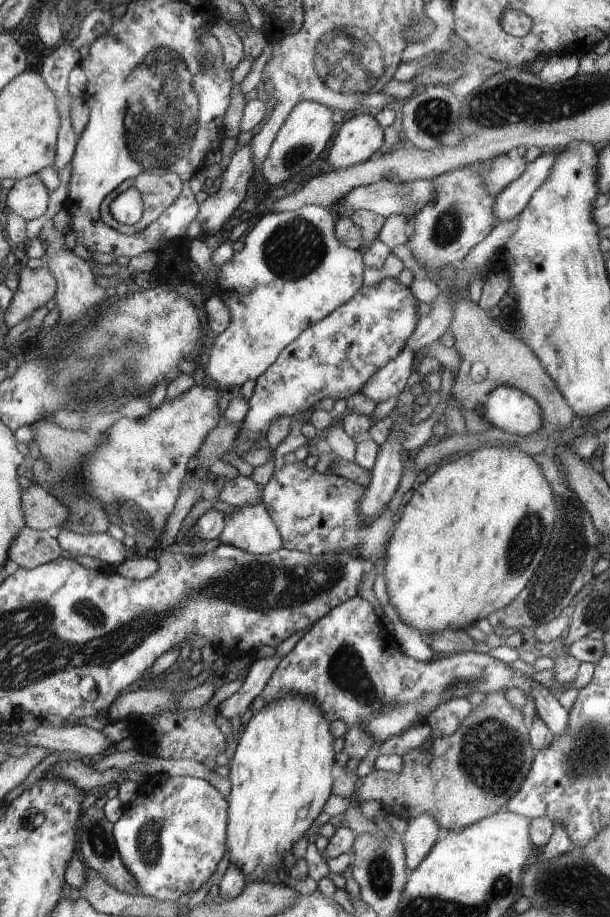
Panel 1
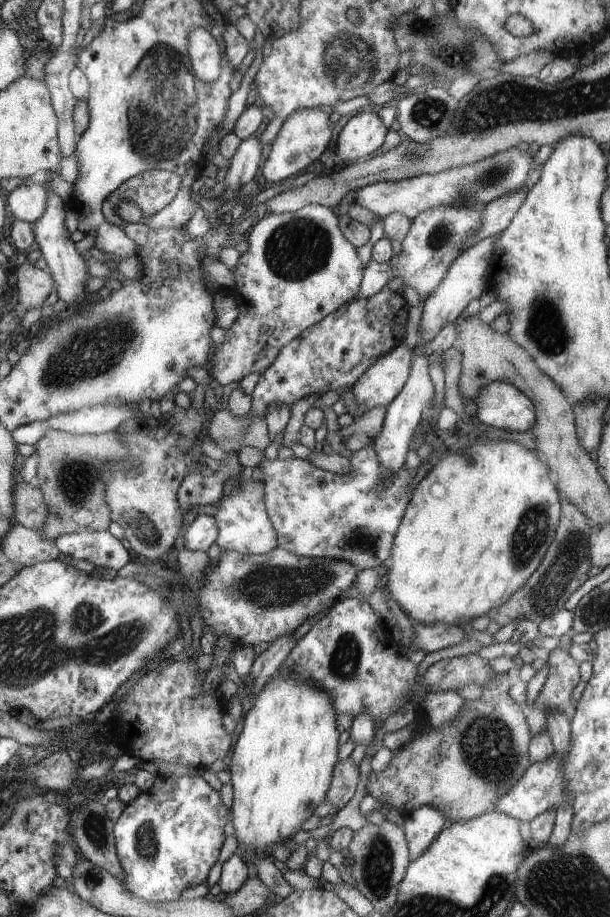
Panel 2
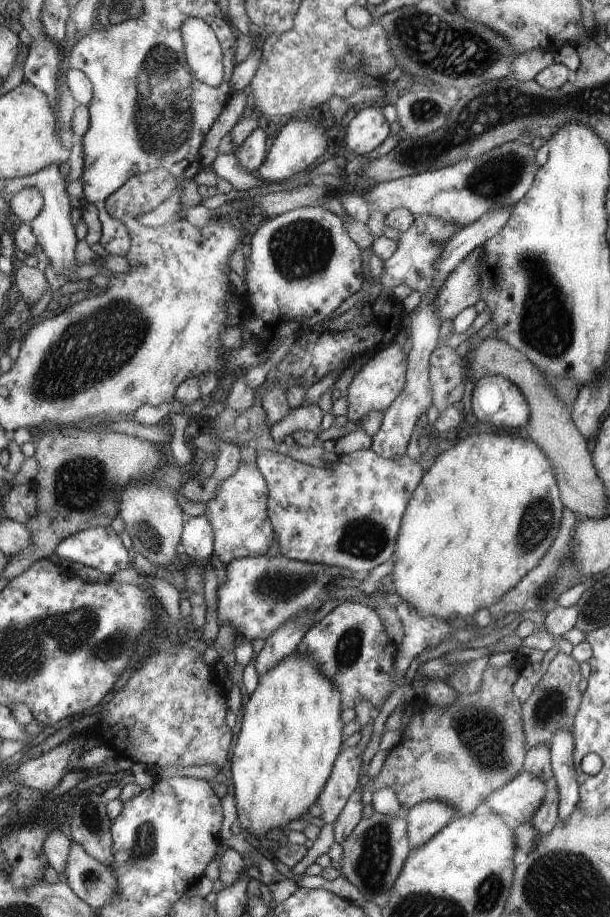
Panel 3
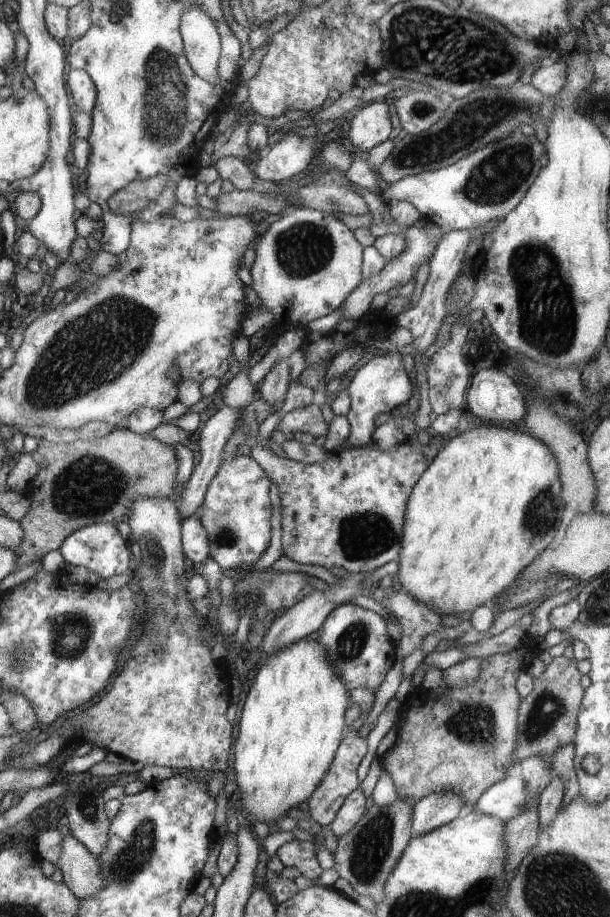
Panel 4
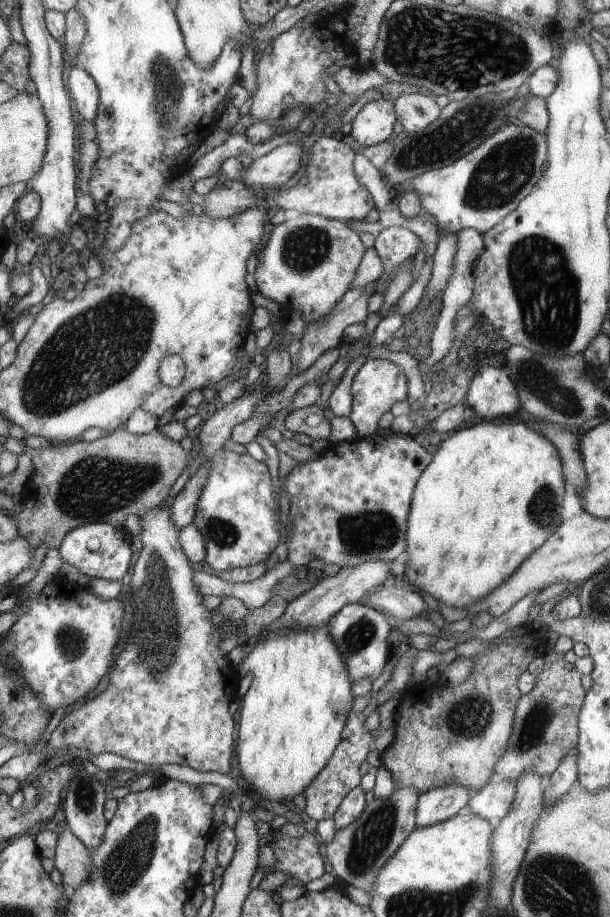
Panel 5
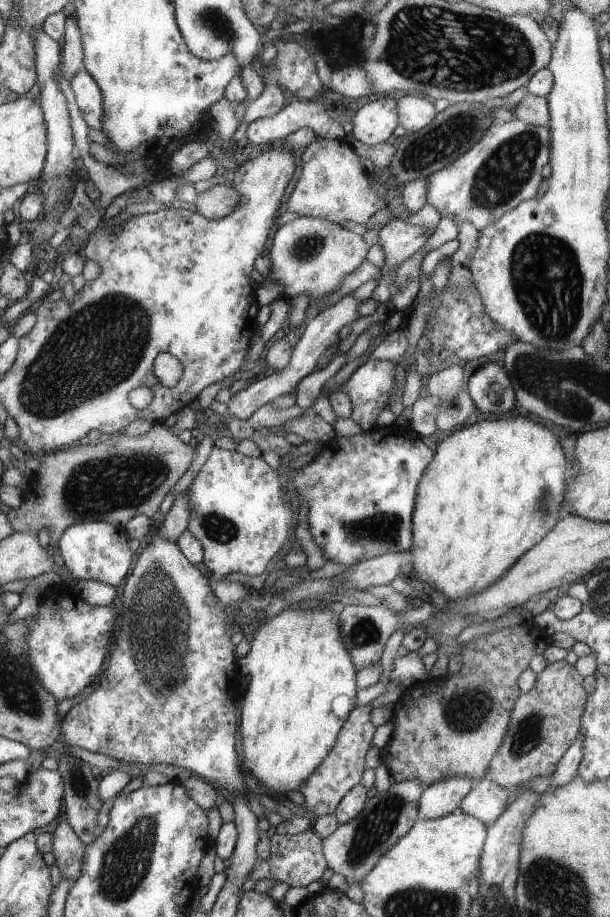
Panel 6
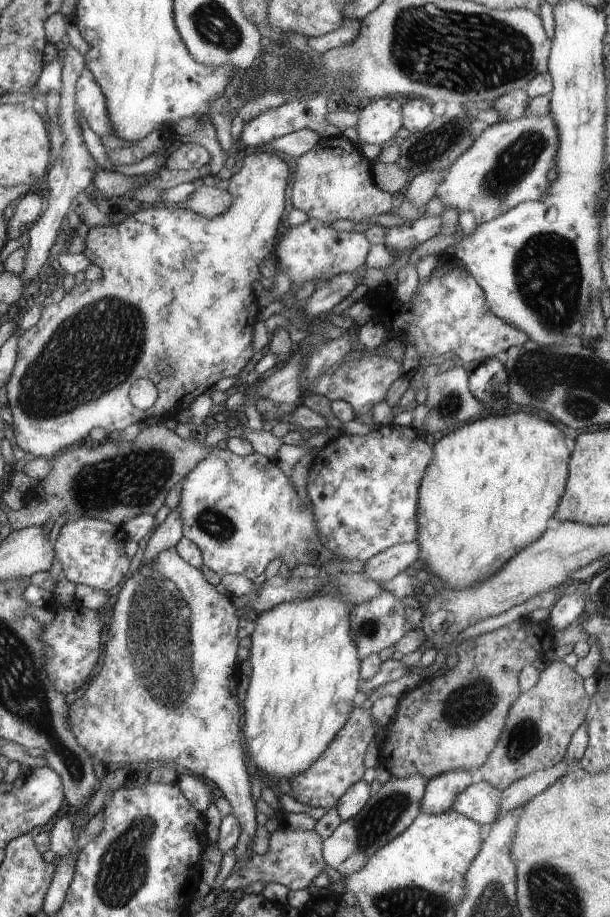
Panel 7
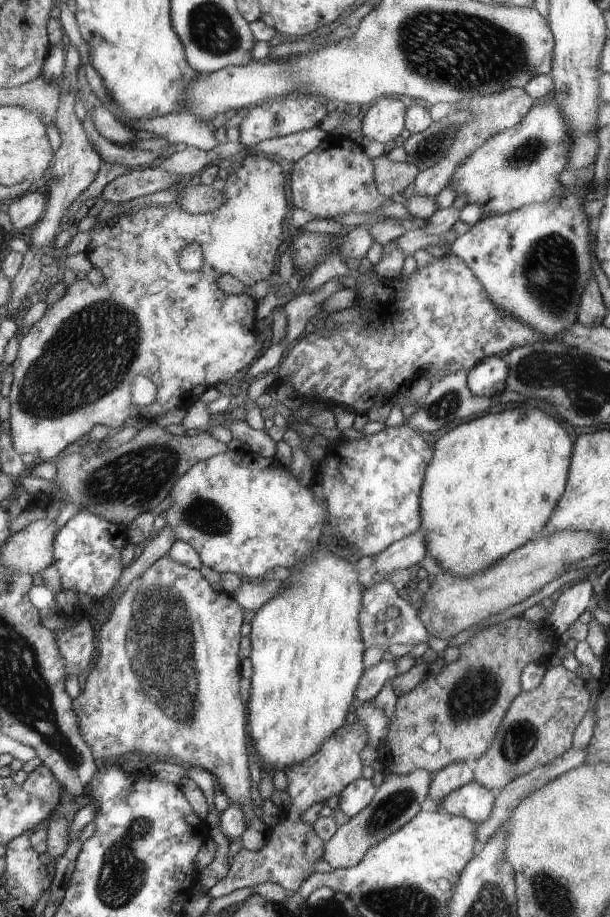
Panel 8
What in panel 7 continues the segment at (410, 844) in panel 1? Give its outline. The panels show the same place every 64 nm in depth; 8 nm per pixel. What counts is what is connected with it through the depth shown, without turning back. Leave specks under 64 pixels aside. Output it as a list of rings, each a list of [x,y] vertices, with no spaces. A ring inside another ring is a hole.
[[[462,769],[448,771],[430,779],[421,800],[421,812],[430,815],[448,812],[453,808],[457,795],[476,780],[475,774]]]

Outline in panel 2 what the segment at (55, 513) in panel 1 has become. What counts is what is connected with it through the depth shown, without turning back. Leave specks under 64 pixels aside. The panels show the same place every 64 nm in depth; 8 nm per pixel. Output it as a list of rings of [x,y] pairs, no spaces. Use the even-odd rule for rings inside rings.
[[[26,482],[16,484],[16,520],[28,529],[44,528],[46,500],[42,490]]]

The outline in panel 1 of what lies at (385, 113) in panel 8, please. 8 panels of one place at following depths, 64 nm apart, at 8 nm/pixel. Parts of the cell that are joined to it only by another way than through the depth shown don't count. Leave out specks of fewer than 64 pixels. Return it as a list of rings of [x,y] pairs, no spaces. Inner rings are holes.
[[[360,112],[338,130],[337,139],[328,152],[328,164],[334,170],[344,170],[365,163],[382,144],[384,134],[380,124],[372,116]]]

